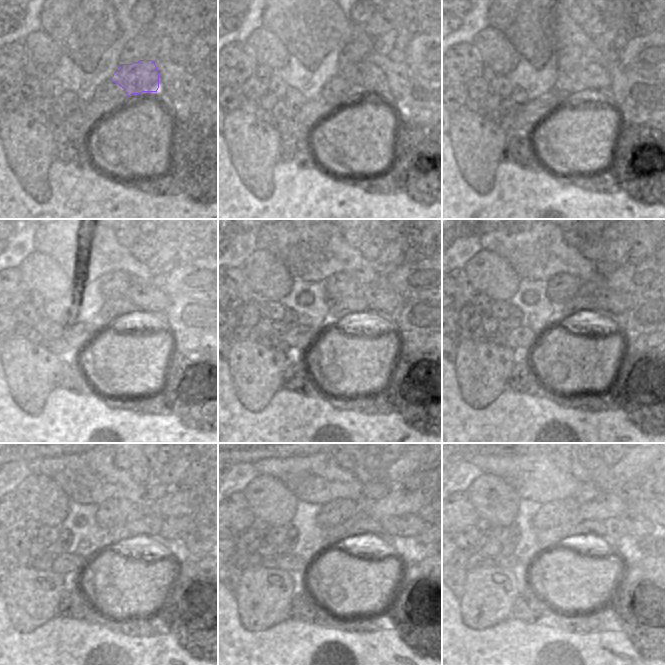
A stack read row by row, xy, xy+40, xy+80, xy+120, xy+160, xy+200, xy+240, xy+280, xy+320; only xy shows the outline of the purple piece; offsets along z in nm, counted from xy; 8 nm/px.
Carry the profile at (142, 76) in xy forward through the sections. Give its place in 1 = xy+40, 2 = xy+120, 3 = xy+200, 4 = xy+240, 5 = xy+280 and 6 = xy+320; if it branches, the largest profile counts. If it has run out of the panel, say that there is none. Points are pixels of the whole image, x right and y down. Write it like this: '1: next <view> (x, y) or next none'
1: next xy+40 (368, 76)
2: next xy+120 (150, 298)
3: next xy+200 (613, 303)
4: next xy+240 (168, 528)
5: next xy+280 (410, 525)
6: next xy+320 (633, 524)

